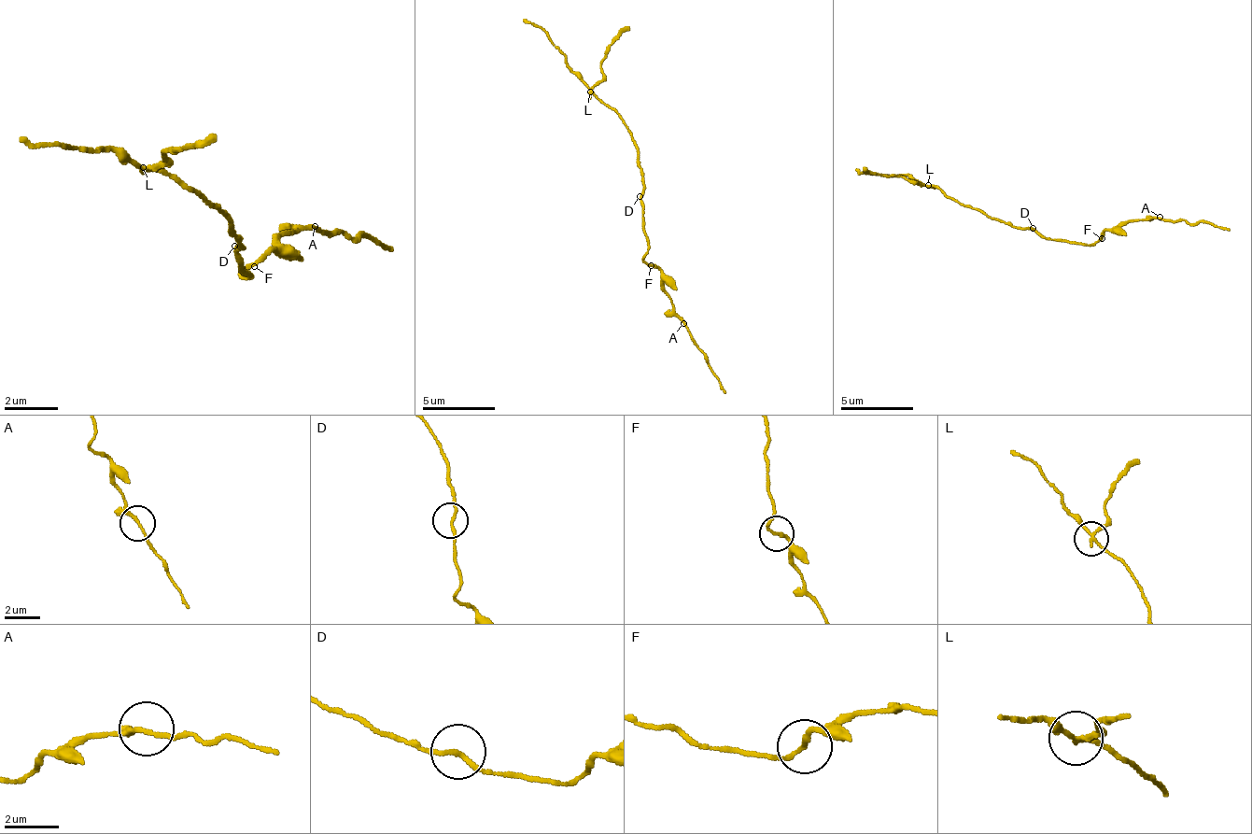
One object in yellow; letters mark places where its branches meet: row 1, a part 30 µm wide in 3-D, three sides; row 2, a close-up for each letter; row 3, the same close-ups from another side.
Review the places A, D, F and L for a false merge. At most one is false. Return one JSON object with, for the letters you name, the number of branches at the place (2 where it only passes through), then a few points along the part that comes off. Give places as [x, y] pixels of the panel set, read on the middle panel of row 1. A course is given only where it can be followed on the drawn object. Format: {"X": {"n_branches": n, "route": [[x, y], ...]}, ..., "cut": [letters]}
{"L": {"n_branches": 3, "route": [[589, 91], [603, 77], [603, 50], [628, 25]]}, "cut": ["L"]}

